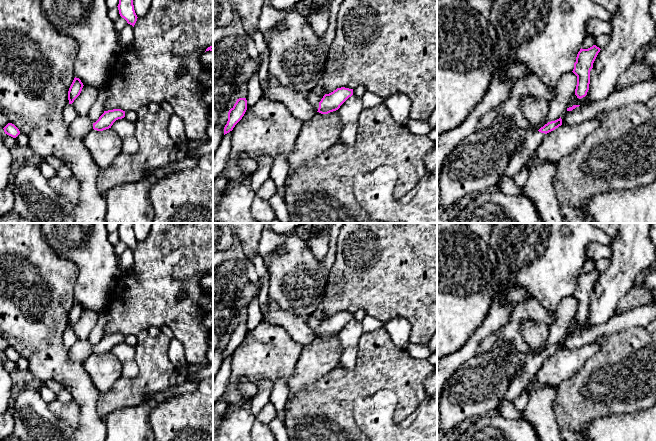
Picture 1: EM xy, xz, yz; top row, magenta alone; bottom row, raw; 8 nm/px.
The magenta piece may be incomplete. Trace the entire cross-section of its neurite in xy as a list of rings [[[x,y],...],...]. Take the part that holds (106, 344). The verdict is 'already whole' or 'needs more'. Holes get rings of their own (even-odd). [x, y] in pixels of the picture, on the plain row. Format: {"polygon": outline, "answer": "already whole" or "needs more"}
{"polygon": [[[113,333],[104,335],[104,337],[99,341],[99,343],[93,347],[93,353],[97,355],[103,355],[111,352],[113,347],[125,341],[125,335],[121,333]]], "answer": "already whole"}

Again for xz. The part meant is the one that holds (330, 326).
{"polygon": [[[323,311],[317,317],[319,319],[319,326],[315,333],[321,338],[328,338],[336,335],[340,330],[353,319],[353,313],[341,311],[337,312],[331,317],[327,317]]], "answer": "needs more"}

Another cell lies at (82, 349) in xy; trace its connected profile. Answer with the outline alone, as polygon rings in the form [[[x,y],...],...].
[[[78,340],[74,346],[69,349],[71,360],[82,363],[93,353],[93,346],[88,340]]]

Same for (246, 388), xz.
[[[239,378],[237,380],[237,385],[239,387],[240,393],[243,395],[255,396],[258,392],[257,386],[248,382],[246,378]]]

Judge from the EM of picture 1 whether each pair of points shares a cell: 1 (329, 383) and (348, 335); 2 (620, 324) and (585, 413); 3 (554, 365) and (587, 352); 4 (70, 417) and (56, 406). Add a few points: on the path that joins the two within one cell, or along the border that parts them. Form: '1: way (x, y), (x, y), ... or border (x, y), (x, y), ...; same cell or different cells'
1: border (357, 349), (352, 369), (339, 365); different cells
2: border (640, 325), (627, 327), (595, 340); different cells
3: way (562, 365), (579, 356); same cell
4: way (67, 414), (59, 409); same cell

